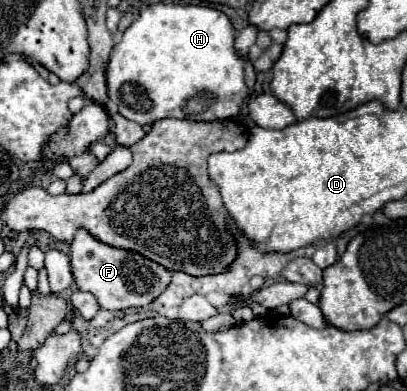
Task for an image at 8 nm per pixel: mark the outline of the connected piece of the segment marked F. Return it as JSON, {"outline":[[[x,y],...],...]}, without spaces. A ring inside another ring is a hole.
{"outline":[[[78,229],[72,243],[70,243],[70,267],[72,277],[80,291],[88,291],[96,297],[98,305],[106,311],[120,311],[128,307],[146,307],[152,303],[170,283],[170,271],[144,255],[140,259],[134,257],[134,251],[116,249],[98,241],[86,229]],[[138,279],[138,281],[136,281]],[[142,283],[142,291],[140,285]]]}

